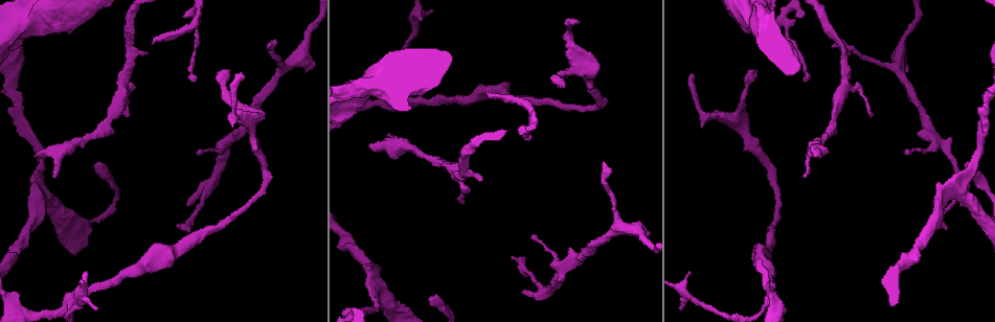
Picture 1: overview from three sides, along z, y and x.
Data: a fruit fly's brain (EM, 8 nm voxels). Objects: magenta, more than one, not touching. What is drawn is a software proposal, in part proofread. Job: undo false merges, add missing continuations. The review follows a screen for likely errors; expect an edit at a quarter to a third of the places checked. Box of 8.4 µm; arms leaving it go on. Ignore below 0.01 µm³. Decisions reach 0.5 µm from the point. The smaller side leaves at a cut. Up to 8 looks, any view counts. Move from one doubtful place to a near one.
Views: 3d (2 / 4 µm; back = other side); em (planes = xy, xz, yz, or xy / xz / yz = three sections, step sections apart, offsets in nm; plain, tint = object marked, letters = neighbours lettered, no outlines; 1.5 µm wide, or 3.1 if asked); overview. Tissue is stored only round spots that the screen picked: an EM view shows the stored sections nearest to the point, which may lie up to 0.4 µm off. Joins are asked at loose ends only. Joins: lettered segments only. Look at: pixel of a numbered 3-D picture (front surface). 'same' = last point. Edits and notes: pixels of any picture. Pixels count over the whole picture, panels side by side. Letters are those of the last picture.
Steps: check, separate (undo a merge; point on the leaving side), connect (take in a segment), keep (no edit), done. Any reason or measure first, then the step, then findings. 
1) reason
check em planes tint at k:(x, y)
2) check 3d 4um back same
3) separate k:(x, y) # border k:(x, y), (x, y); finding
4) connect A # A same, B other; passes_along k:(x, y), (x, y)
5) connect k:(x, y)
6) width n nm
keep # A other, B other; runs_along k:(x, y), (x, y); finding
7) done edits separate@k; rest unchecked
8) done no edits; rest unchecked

thin end
check 3d 4um back at 1:(176, 224)

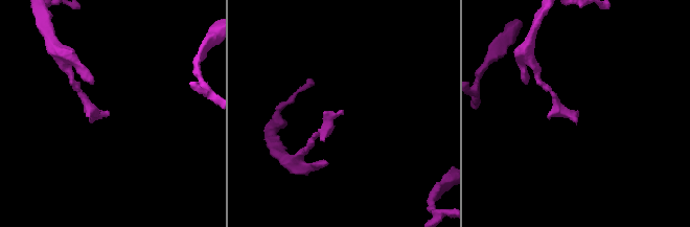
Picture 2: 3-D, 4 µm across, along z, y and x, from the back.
check em planes plain at 2:(576, 113)

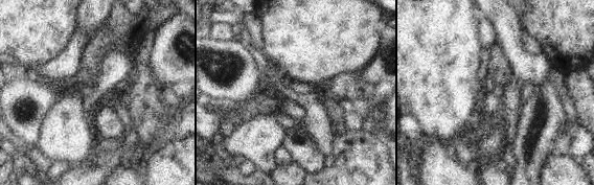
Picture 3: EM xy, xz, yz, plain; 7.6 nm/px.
check em planes letters same

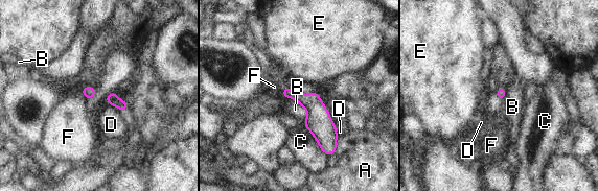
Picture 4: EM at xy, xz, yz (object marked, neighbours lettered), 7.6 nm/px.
keep # A other, B other, C other, D other, E other, F other; border 4:(284, 97), (306, 111), (303, 122); none of them fits

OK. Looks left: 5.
thin end
check 3d 2um at 1:(831, 47)

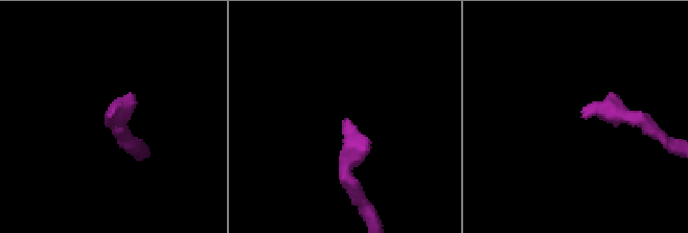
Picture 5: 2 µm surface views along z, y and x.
now the EM
check em xz step 4 plain at 5:(112, 114)

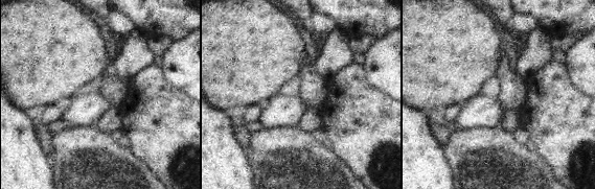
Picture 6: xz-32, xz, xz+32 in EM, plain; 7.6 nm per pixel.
what lies round it
check em xz step 4 letters same

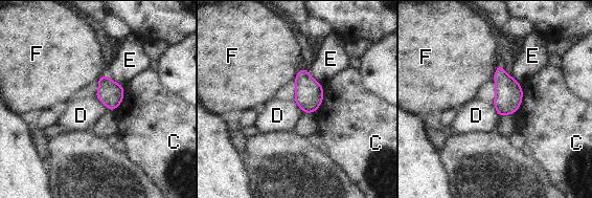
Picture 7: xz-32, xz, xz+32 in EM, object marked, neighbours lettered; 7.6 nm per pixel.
keep # C other, D other, E other, F other; none of them fits

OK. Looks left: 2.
an open end
check em planes tint at 1:(36, 157)

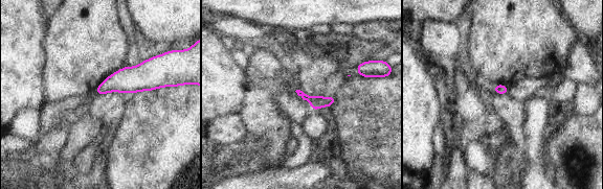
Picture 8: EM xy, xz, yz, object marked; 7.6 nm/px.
check em planes letters same

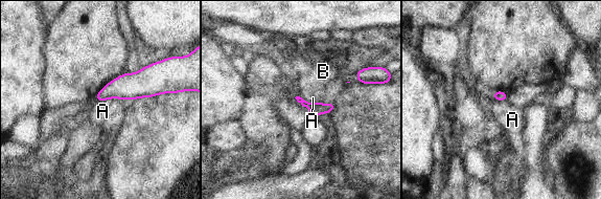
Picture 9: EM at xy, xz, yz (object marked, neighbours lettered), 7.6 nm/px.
keep # A other, B other; border 9:(121, 98), (106, 98), (95, 102); none of them fits

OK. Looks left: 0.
done no edits; rest unchecked

